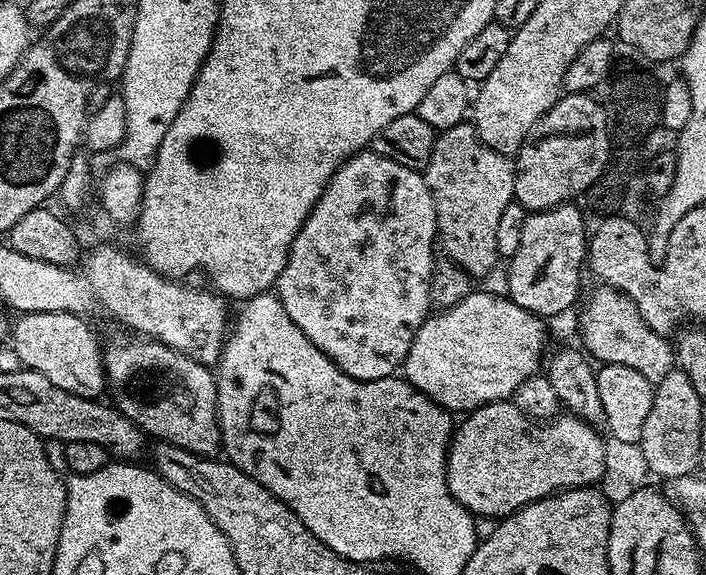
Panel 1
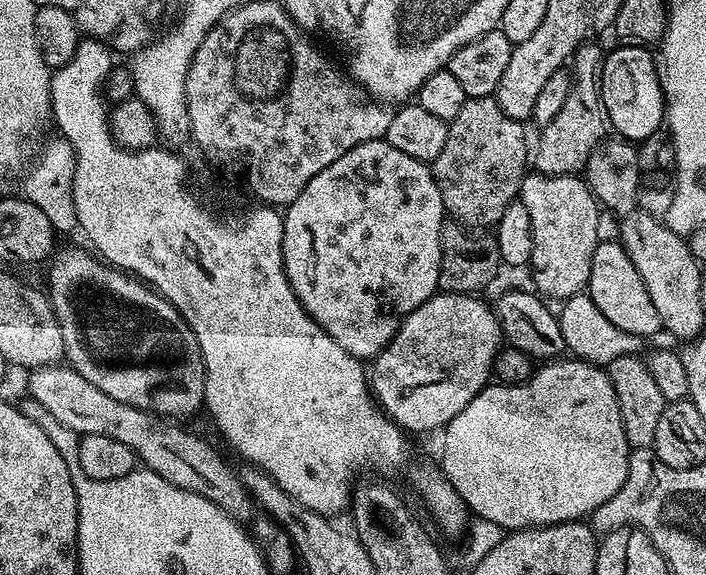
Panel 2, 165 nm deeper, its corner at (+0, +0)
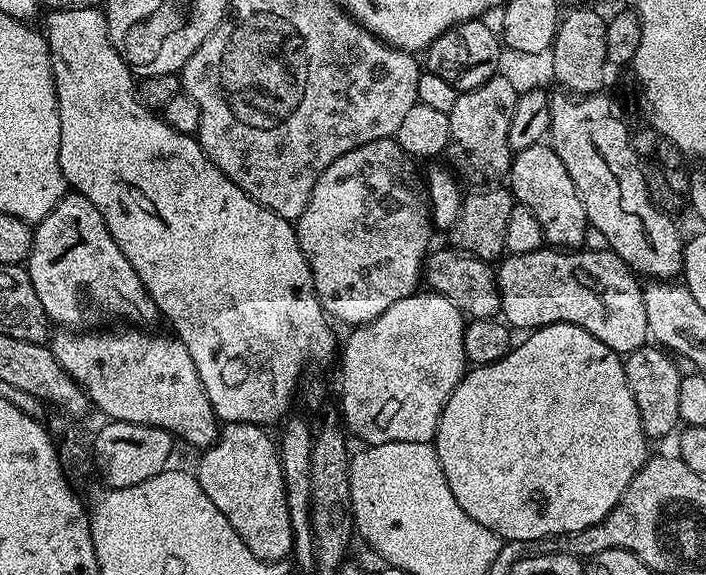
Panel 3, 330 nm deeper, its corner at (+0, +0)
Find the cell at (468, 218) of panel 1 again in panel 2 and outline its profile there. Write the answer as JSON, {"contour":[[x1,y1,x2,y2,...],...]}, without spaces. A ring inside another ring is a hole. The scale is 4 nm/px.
{"contour":[[495,95,473,96,458,110,458,114,448,125,446,146,442,146,442,154,431,161,432,174,442,194,444,211,457,224,473,230,491,229,506,214,506,206,517,203,520,184,524,181,526,169,530,164,530,148,524,145,524,127,521,121,510,118,498,106]]}

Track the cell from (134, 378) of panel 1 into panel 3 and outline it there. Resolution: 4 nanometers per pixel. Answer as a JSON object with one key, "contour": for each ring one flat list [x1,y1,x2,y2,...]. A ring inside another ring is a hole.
{"contour":[[69,191,35,225,32,234,30,254,26,261,28,277,34,286,34,294,38,294,38,302,42,302,42,310,47,314,53,325,64,330,96,330,107,320,116,320,121,316,129,320,132,326,152,326,155,320,161,319,160,311,156,309,156,303,150,298,150,294,144,289,144,284,138,278,134,266,118,250,110,230,104,225,102,214,86,197,78,191]]}

